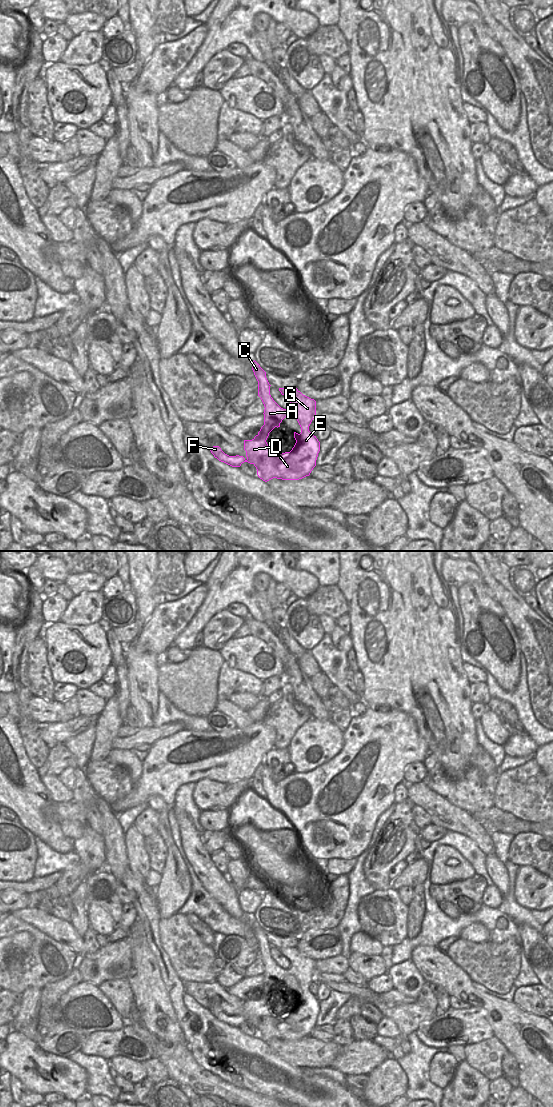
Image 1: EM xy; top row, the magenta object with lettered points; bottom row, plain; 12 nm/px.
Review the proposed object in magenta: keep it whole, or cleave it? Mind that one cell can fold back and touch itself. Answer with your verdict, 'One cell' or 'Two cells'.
One cell.

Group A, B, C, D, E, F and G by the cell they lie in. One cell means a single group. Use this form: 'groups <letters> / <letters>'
groups A B C D E F G

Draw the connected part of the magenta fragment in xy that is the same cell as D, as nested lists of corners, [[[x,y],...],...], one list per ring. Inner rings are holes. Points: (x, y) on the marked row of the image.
[[[254,360],[252,370],[258,381],[258,396],[264,404],[264,425],[252,440],[244,440],[246,459],[243,456],[229,456],[219,446],[210,448],[211,453],[219,461],[232,467],[240,467],[242,463],[253,464],[260,479],[267,482],[273,478],[282,480],[299,480],[309,476],[316,466],[320,451],[320,442],[309,431],[313,419],[316,419],[316,401],[303,395],[296,387],[279,388],[282,395],[290,401],[290,407],[281,408],[270,395],[270,384],[266,372]],[[287,415],[293,415],[301,433],[294,432],[296,443],[290,452],[272,451],[266,440],[269,433],[280,427]]]

